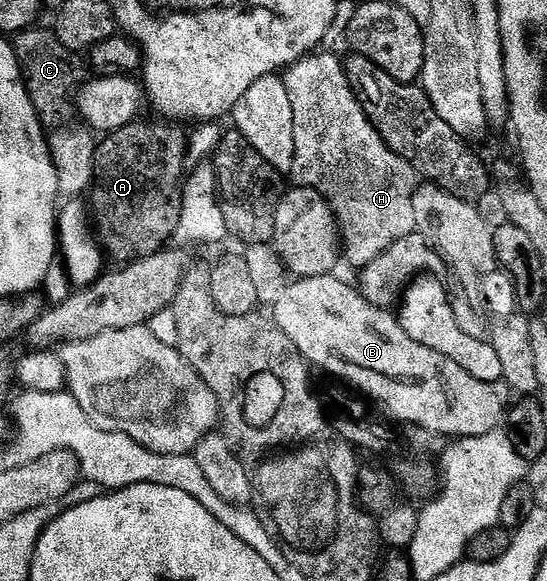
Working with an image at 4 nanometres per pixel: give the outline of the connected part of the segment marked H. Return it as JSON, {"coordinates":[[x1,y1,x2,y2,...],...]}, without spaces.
{"coordinates":[[315,52,300,59,291,67,288,67,283,76,286,92,289,95,289,102,293,107,294,118,294,168,291,173,291,180,294,180,292,183,296,187,313,189,326,199,337,221,342,263,346,263,351,268,365,268,372,263,374,265,381,258,383,252,387,251,397,240,404,239,405,236,415,233,416,221,414,219,411,197,414,194,417,173,409,162,389,149,388,144,383,141,376,128,372,126,345,74,345,66,342,59,331,54,319,53]]}

